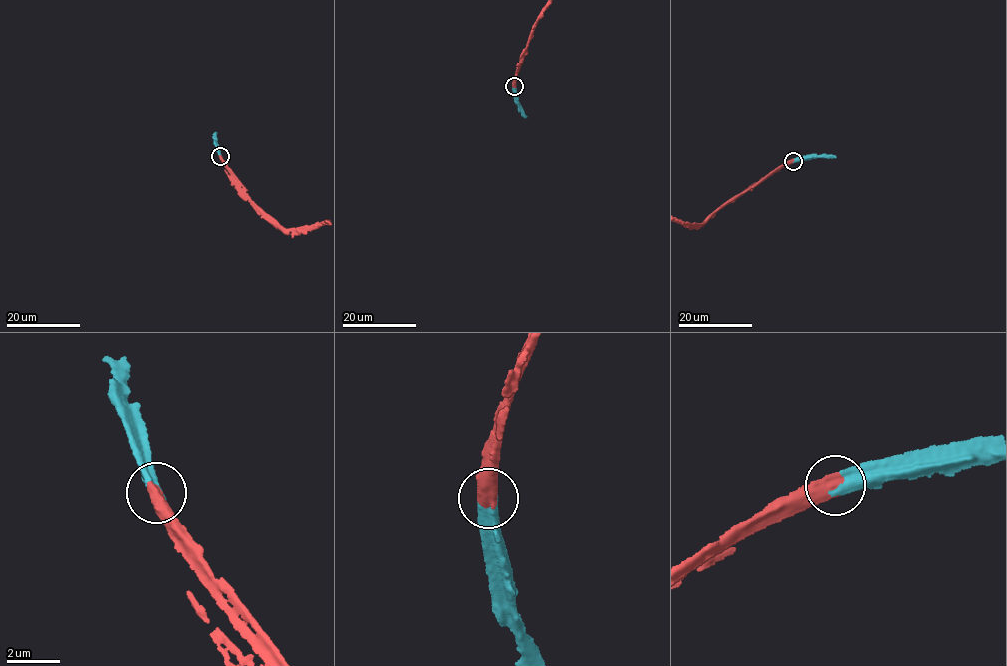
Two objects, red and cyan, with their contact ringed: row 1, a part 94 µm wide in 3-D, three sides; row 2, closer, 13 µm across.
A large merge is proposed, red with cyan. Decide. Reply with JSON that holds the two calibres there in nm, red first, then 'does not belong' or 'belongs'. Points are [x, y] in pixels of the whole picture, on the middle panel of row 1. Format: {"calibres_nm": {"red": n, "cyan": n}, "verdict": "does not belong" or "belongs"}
{"calibres_nm": {"red": 600, "cyan": 420}, "verdict": "belongs"}

